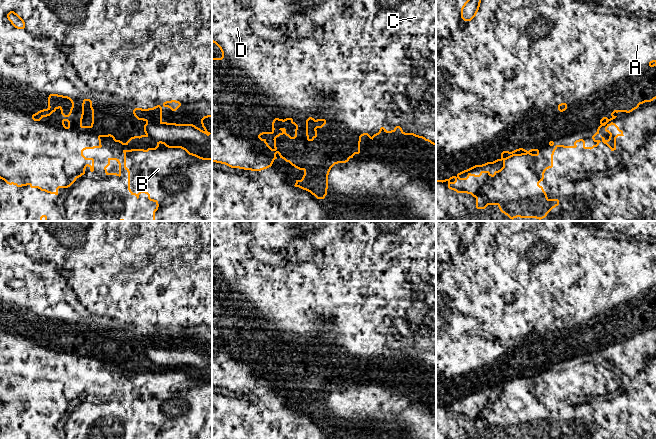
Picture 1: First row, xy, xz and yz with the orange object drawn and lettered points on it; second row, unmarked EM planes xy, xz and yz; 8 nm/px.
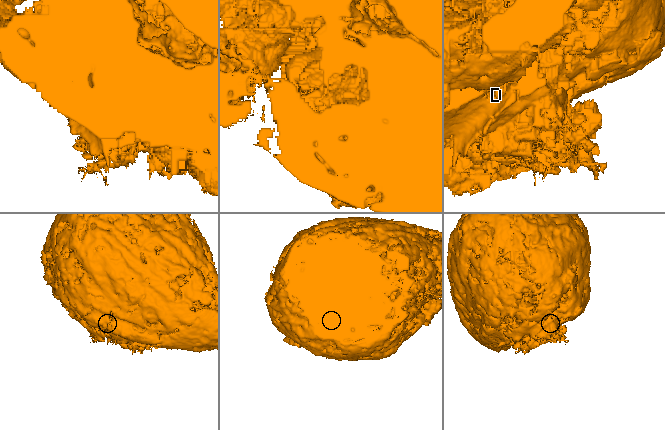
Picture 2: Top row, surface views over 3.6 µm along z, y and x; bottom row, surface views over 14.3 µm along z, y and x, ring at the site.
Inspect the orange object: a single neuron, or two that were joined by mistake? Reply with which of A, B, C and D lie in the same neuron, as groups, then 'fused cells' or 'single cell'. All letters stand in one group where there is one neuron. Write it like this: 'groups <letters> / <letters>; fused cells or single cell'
groups A C D / B; fused cells

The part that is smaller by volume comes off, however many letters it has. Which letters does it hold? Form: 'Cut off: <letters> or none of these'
Cut off: B

